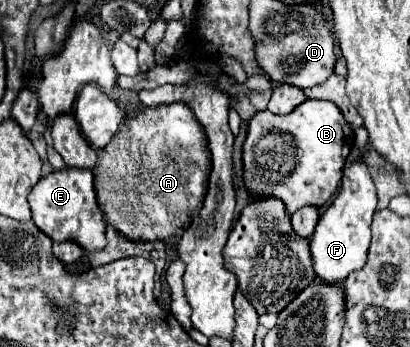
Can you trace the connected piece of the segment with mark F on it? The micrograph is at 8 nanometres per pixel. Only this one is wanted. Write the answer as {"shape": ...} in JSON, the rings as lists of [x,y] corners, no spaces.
{"shape":[[[365,128],[355,130],[355,146],[361,150],[361,156],[357,162],[353,162],[351,166],[345,168],[341,192],[319,216],[315,232],[311,234],[311,260],[315,266],[315,276],[321,284],[345,282],[345,278],[351,272],[363,268],[363,264],[367,260],[367,250],[369,250],[369,242],[371,242],[371,222],[373,222],[373,214],[377,210],[377,194],[375,194],[375,184],[369,176],[367,164],[363,160],[365,146],[367,146],[367,130]]]}

